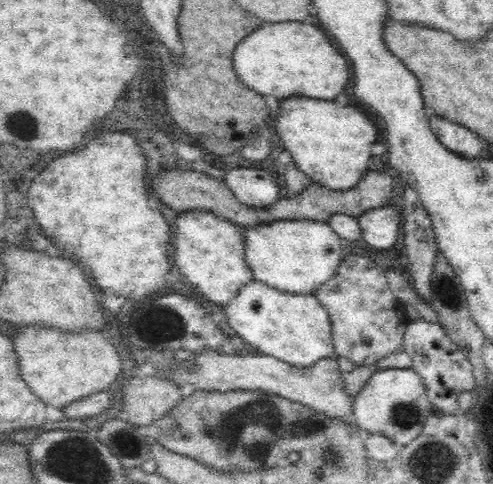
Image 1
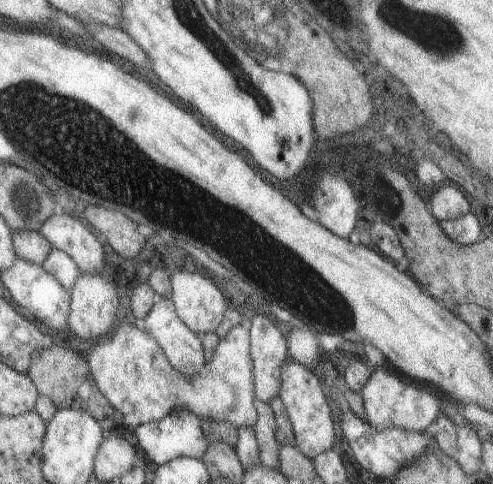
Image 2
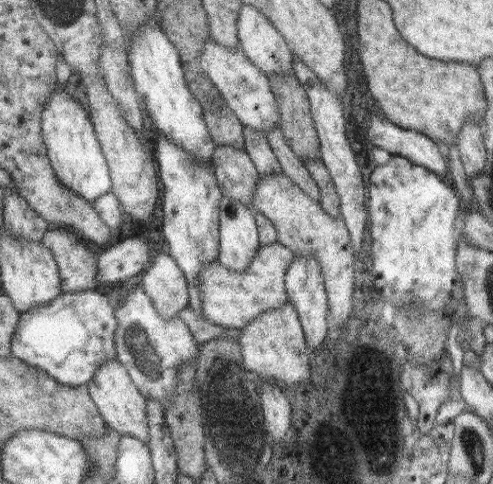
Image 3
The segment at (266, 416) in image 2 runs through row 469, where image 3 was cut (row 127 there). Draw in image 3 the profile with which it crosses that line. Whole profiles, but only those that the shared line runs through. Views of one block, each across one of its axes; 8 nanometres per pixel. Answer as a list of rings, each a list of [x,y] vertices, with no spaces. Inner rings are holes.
[[[273,126],[271,130],[267,130],[267,142],[271,144],[283,172],[303,190],[307,192],[313,200],[321,202],[321,190],[315,182],[315,178],[311,176],[311,172],[307,170],[305,162],[297,156],[297,152],[293,152],[293,148],[287,144],[283,130],[279,126]]]

